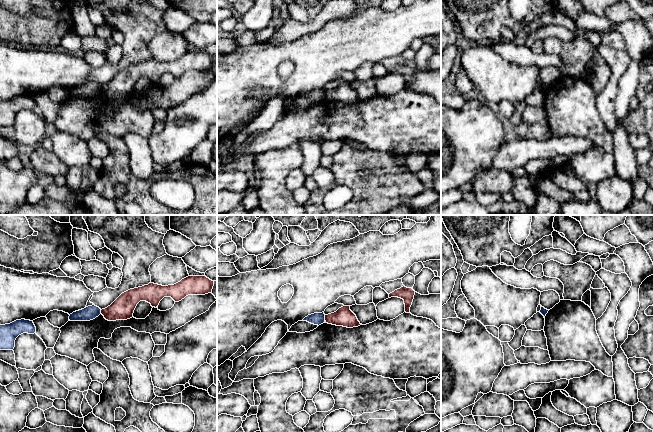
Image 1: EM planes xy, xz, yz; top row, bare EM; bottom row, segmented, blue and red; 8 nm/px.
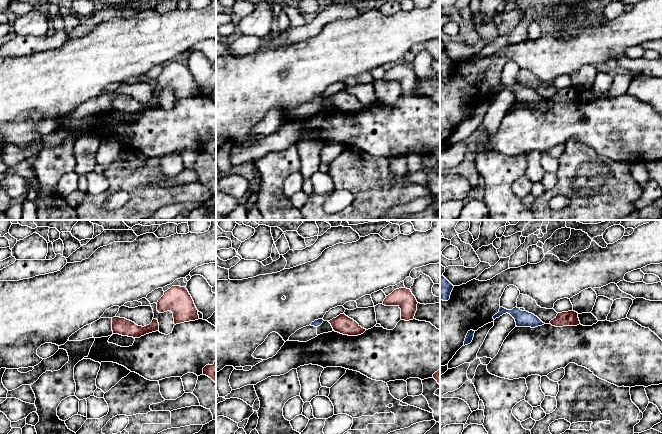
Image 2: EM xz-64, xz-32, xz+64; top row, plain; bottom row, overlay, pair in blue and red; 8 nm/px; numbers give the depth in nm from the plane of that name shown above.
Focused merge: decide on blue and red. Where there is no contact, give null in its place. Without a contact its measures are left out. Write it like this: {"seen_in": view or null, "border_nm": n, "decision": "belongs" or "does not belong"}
{"seen_in": "xz", "border_nm": 50, "decision": "does not belong"}

